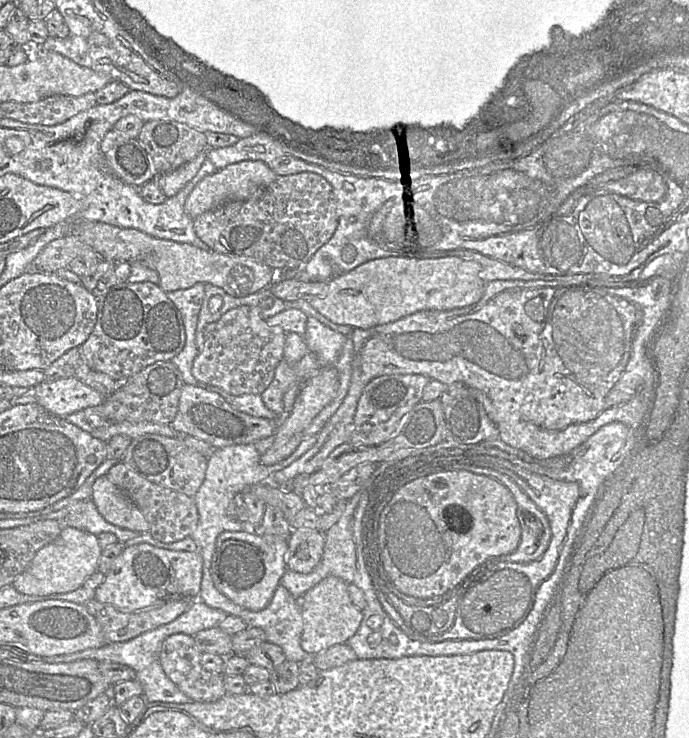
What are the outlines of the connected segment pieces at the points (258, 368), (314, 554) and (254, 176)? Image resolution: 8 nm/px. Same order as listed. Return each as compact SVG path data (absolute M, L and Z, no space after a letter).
M239 306L227 311L216 324L216 328L214 332L210 335L209 338L205 340L204 348L201 352L198 353L195 358L192 366L192 374L195 379L200 382L203 382L208 385L216 386L224 391L232 394L232 395L243 395L243 394L262 394L262 392L270 385L272 382L275 370L283 359L284 355L284 346L286 342L287 333L280 326L270 326L267 324L266 320L264 320L260 315L260 309L256 306Z
M307 527L293 529L288 538L287 569L299 573L311 572L322 559L325 544L324 533Z
M262 161L230 164L204 177L186 199L184 210L193 219L230 200L246 200L275 181L277 175Z

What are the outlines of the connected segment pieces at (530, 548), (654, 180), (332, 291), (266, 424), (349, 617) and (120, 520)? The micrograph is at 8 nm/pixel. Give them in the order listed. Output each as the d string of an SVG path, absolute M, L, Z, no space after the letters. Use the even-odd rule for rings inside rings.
M501 477L497 481L510 491L516 502L521 537L517 548L513 552L489 559L519 563L539 559L546 550L551 537L546 516L514 482L506 477Z
M637 169L628 176L609 181L595 190L606 190L631 200L659 202L667 192L663 177L653 169Z
M389 256L367 261L347 273L336 275L328 281L327 293L310 300L311 306L335 324L354 329L394 322L422 310L452 310L477 303L483 296L486 282L480 277L480 265L457 256L417 258Z
M185 383L181 389L177 414L170 425L177 432L193 435L209 443L213 448L220 448L255 443L275 434L280 423L281 417L267 419L251 416L234 409L218 393Z
M329 576L309 589L300 600L303 618L301 647L310 655L316 655L327 648L345 643L360 627L362 610L352 602L346 583L335 576Z
M106 475L95 480L92 501L107 522L133 531L149 531L149 524L142 512Z

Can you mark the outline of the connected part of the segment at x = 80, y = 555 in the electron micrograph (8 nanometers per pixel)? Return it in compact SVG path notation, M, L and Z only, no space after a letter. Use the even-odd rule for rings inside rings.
M73 527L64 528L55 541L41 548L12 586L21 594L46 596L67 593L81 587L87 577L98 570L101 547L97 535Z

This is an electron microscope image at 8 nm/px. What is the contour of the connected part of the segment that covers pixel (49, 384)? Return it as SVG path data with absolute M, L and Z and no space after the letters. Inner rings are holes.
M74 377L43 381L31 390L38 404L61 417L97 406L105 399L98 391Z

